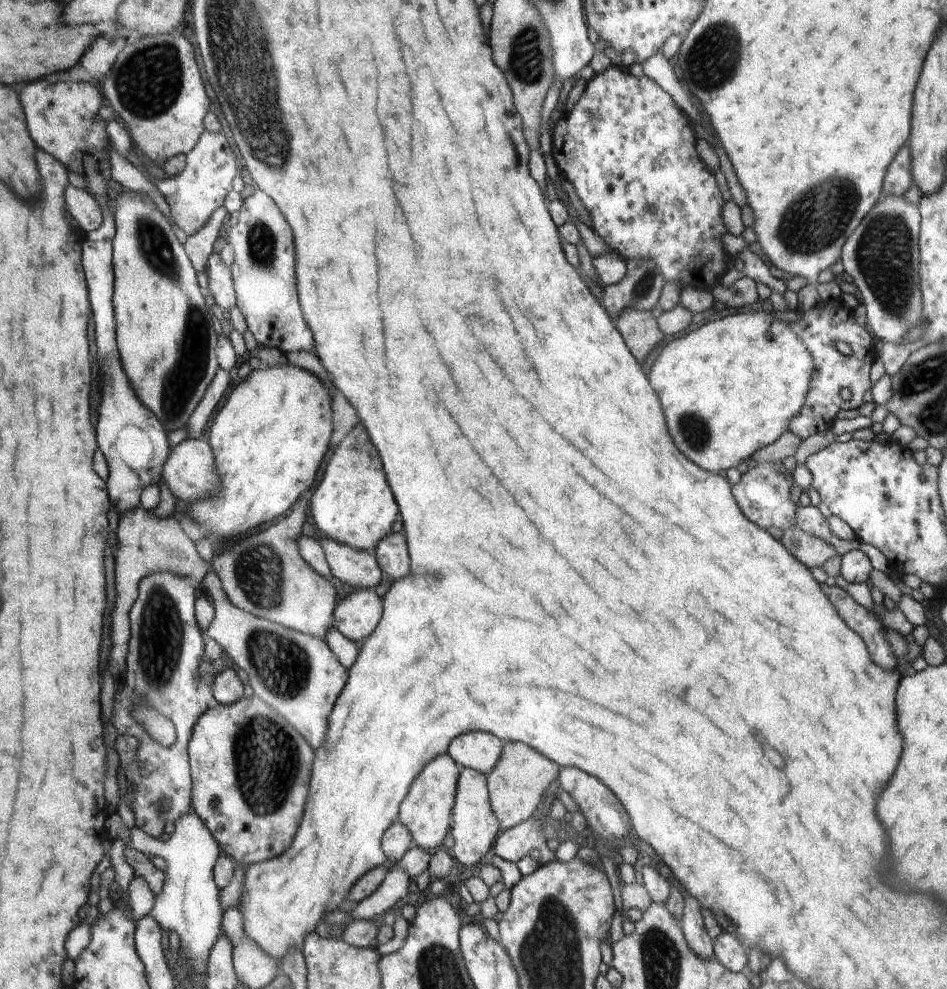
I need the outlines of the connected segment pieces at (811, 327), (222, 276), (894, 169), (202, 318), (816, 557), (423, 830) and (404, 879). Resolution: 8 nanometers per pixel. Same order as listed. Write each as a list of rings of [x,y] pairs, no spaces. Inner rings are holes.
[[[841,298],[819,301],[806,311],[800,311],[802,322],[794,325],[794,330],[801,336],[807,349],[810,350],[815,364],[812,382],[807,395],[807,400],[800,413],[791,419],[790,430],[801,438],[801,440],[818,434],[818,432],[828,432],[831,430],[830,422],[836,418],[840,410],[852,410],[860,408],[864,402],[862,396],[870,388],[870,368],[879,356],[876,346],[872,344],[872,336],[868,330],[864,330],[854,322],[852,310],[844,308]],[[836,342],[847,344],[847,351],[842,352],[836,349]],[[848,388],[852,393],[852,398],[846,402],[840,396],[840,390]]]
[[[214,253],[209,260],[209,284],[213,302],[223,310],[232,310],[238,304],[237,290],[233,277],[232,266],[224,264],[222,256]]]
[[[909,140],[894,156],[886,169],[882,183],[882,197],[903,195],[912,185],[910,170]]]
[[[122,187],[116,217],[115,309],[117,320],[120,320],[117,333],[123,367],[141,401],[162,419],[167,431],[174,432],[189,424],[222,369],[217,353],[220,336],[214,328],[214,313],[210,310],[211,304],[206,302],[207,292],[200,287],[198,271],[185,244],[178,240],[168,218],[154,201]]]
[[[797,526],[783,531],[780,542],[806,566],[822,566],[828,558],[838,555],[837,550],[832,548],[823,538],[806,534]]]
[[[442,755],[438,762],[430,761],[430,766],[426,770],[422,769],[422,778],[414,783],[414,790],[410,791],[410,798],[405,798],[400,806],[400,817],[398,820],[413,835],[413,844],[420,846],[430,852],[430,848],[438,848],[444,836],[450,830],[450,816],[453,816],[452,806],[456,792],[456,780],[461,774],[460,768],[456,766],[456,761],[449,755]]]
[[[394,865],[385,877],[384,884],[350,911],[353,918],[350,922],[356,919],[373,921],[376,916],[382,916],[384,912],[390,911],[398,900],[405,901],[411,880],[411,876],[402,867]]]

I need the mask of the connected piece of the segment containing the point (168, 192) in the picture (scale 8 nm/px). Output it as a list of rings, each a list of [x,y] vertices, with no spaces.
[[[206,130],[196,149],[187,156],[186,170],[177,177],[156,181],[165,196],[173,219],[189,237],[205,228],[214,212],[225,206],[226,197],[234,191],[234,180],[240,175],[238,158],[230,146],[228,136]]]

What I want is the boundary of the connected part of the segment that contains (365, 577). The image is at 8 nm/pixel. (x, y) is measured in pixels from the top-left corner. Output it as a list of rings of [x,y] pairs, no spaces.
[[[308,522],[302,526],[302,534],[320,543],[332,578],[336,577],[356,589],[374,589],[378,586],[382,572],[372,554],[324,537]]]

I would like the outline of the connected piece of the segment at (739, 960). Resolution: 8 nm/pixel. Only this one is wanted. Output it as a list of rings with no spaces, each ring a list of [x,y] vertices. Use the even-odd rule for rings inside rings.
[[[720,933],[714,940],[713,950],[718,962],[729,971],[742,973],[748,968],[748,950],[734,934]]]

